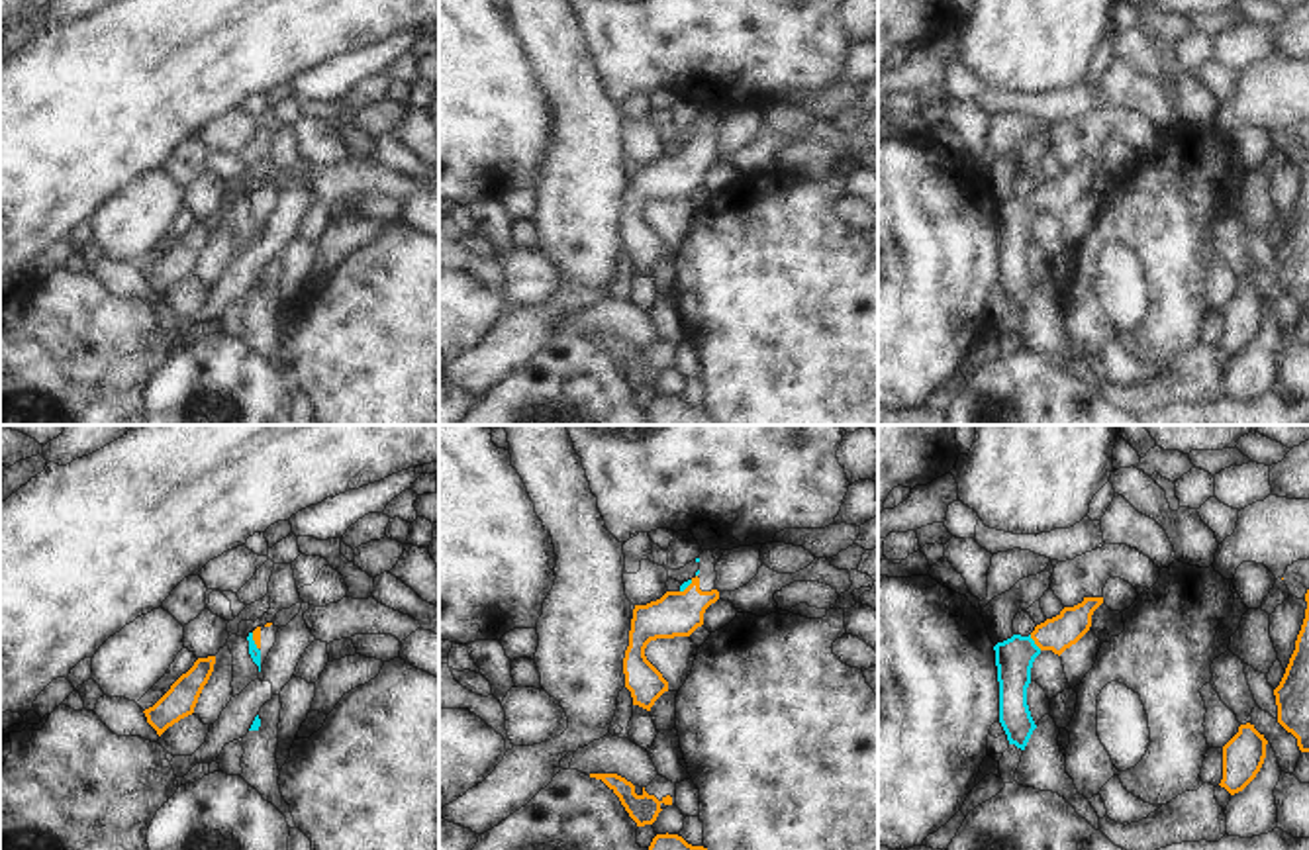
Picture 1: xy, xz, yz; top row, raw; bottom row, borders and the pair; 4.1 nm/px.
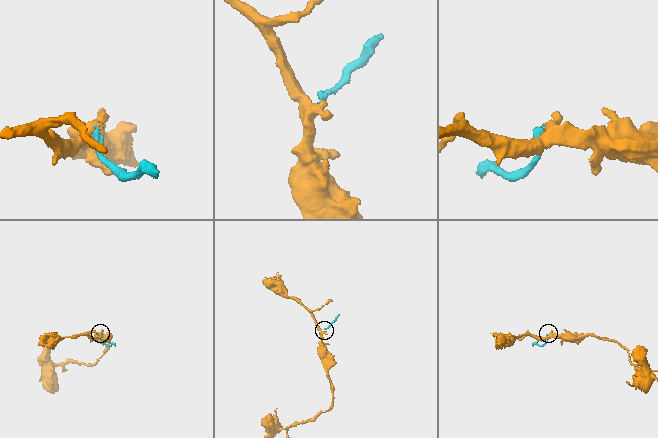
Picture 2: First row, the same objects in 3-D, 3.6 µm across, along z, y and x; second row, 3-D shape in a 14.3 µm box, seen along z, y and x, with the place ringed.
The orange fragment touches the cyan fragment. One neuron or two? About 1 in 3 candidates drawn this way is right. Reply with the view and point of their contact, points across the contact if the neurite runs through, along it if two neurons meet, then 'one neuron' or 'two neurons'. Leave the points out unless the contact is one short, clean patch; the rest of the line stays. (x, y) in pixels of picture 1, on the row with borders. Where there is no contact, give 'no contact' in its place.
yz (1035, 643) | across yz (1059, 633), (1035, 643), (1014, 657) | one neuron

